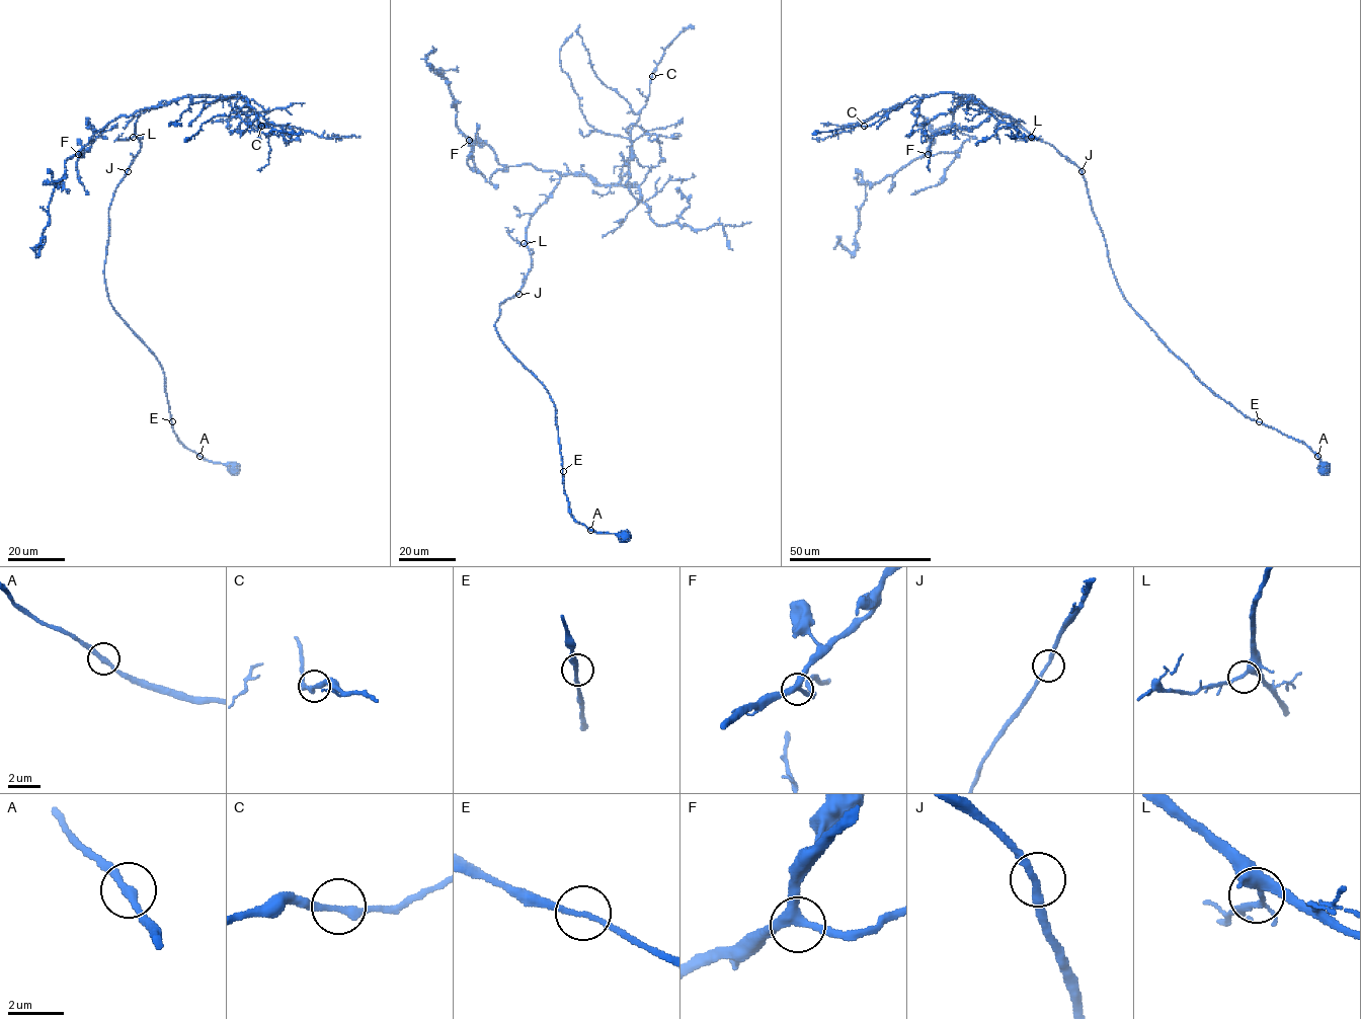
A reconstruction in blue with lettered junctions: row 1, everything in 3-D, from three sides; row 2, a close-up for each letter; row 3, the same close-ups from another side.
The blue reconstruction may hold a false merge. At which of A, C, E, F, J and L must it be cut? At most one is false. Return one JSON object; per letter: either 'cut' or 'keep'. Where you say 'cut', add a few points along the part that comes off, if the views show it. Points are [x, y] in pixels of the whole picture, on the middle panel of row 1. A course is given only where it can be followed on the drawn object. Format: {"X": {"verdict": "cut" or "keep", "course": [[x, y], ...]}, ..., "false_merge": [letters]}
{"A": {"verdict": "keep"}, "C": {"verdict": "keep"}, "E": {"verdict": "keep"}, "F": {"verdict": "keep"}, "J": {"verdict": "keep"}, "L": {"verdict": "keep"}, "false_merge": []}

